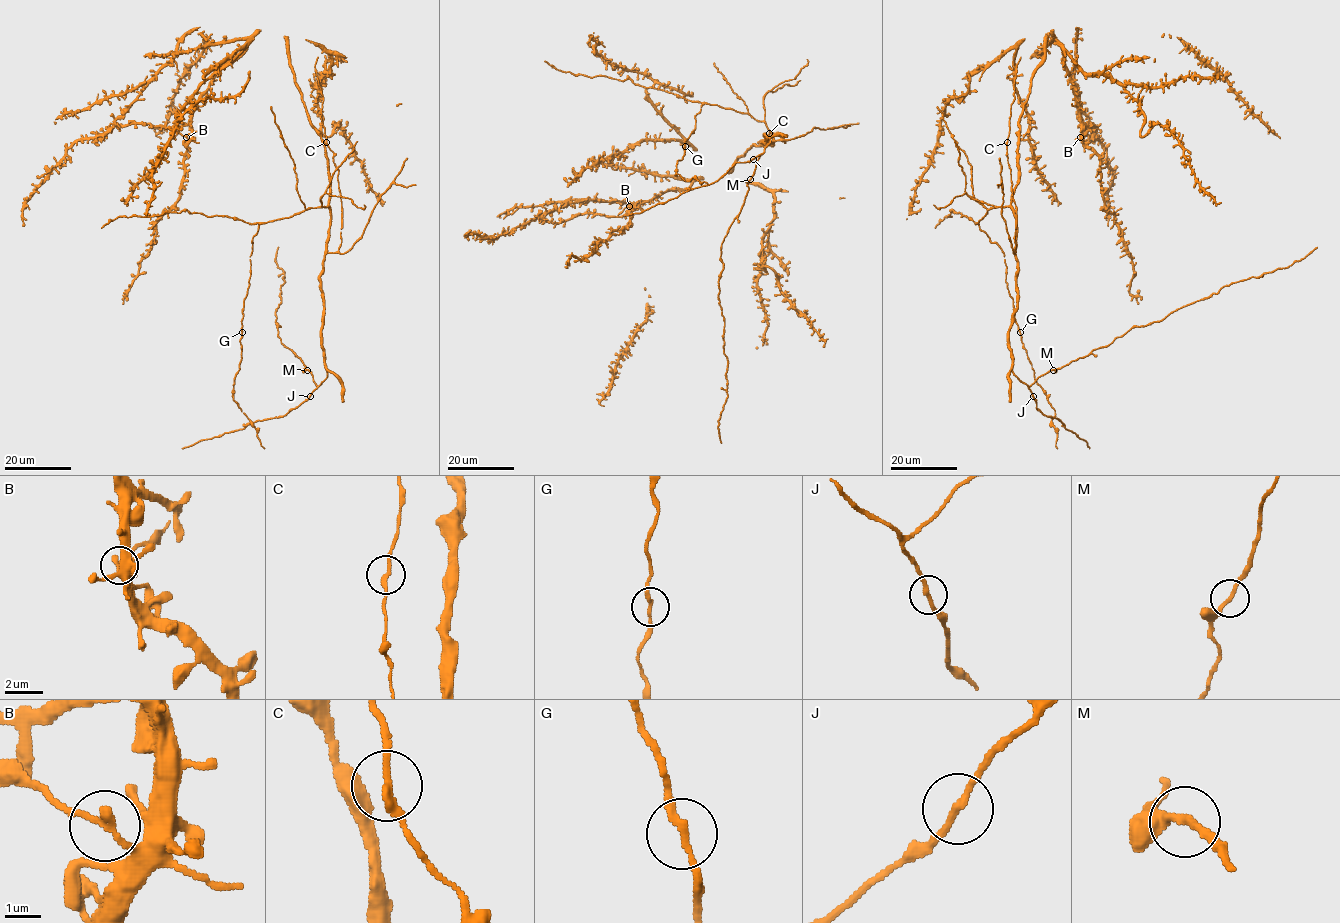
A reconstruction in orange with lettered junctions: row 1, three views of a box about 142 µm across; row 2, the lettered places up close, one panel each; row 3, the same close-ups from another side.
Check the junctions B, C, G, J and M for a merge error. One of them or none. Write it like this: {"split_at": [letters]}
{"split_at": ["B"]}

